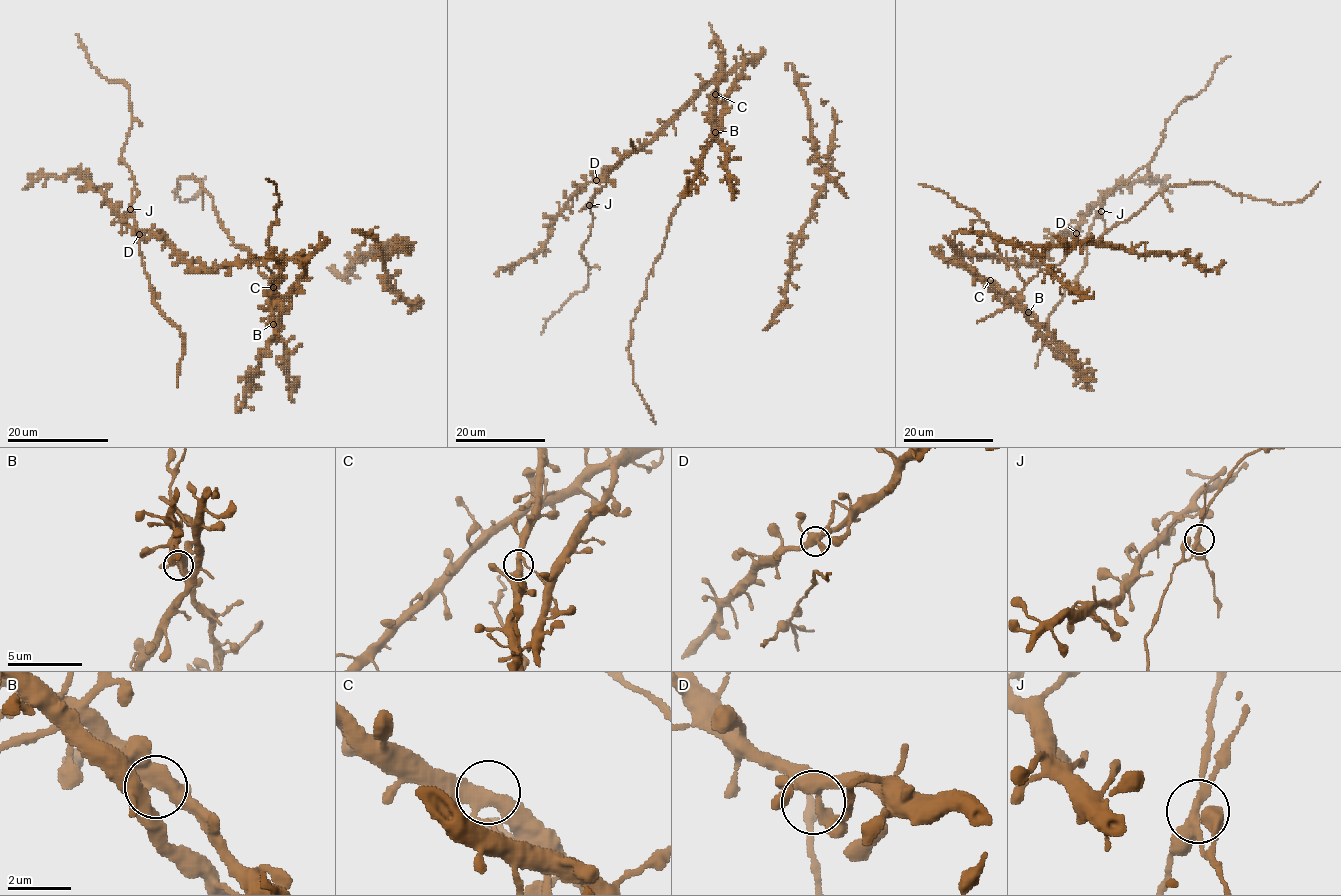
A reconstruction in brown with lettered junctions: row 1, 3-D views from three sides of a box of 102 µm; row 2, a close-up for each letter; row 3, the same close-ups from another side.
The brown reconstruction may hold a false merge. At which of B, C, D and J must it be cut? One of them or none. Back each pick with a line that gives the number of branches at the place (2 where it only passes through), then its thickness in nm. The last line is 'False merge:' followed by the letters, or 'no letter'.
J: 4 | 280 nm
False merge: J

